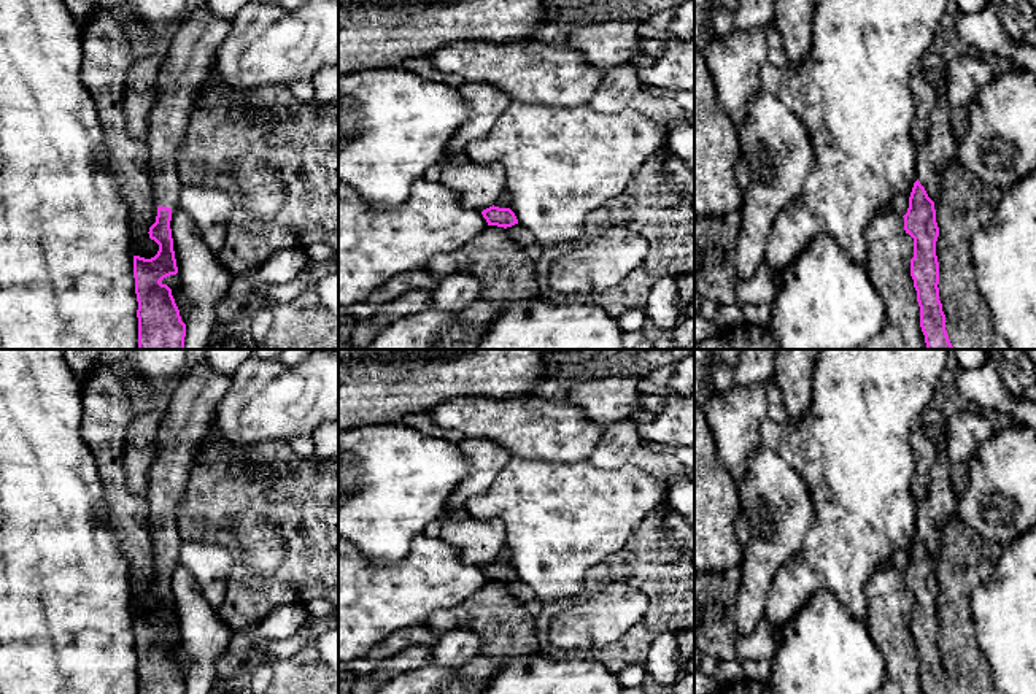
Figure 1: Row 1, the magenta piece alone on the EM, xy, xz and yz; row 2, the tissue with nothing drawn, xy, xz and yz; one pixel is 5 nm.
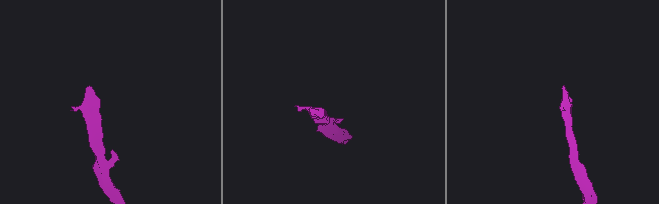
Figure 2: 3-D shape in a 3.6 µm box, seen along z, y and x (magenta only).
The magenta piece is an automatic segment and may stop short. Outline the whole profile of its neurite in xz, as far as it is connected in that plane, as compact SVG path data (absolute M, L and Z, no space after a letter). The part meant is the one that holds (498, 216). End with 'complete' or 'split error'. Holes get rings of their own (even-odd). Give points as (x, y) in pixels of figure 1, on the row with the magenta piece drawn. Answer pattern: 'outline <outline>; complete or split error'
outline M489 206L481 211L488 226L504 227L507 233L520 245L528 246L537 243L535 235L521 226L510 208Z; split error

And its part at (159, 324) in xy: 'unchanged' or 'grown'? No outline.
grown

